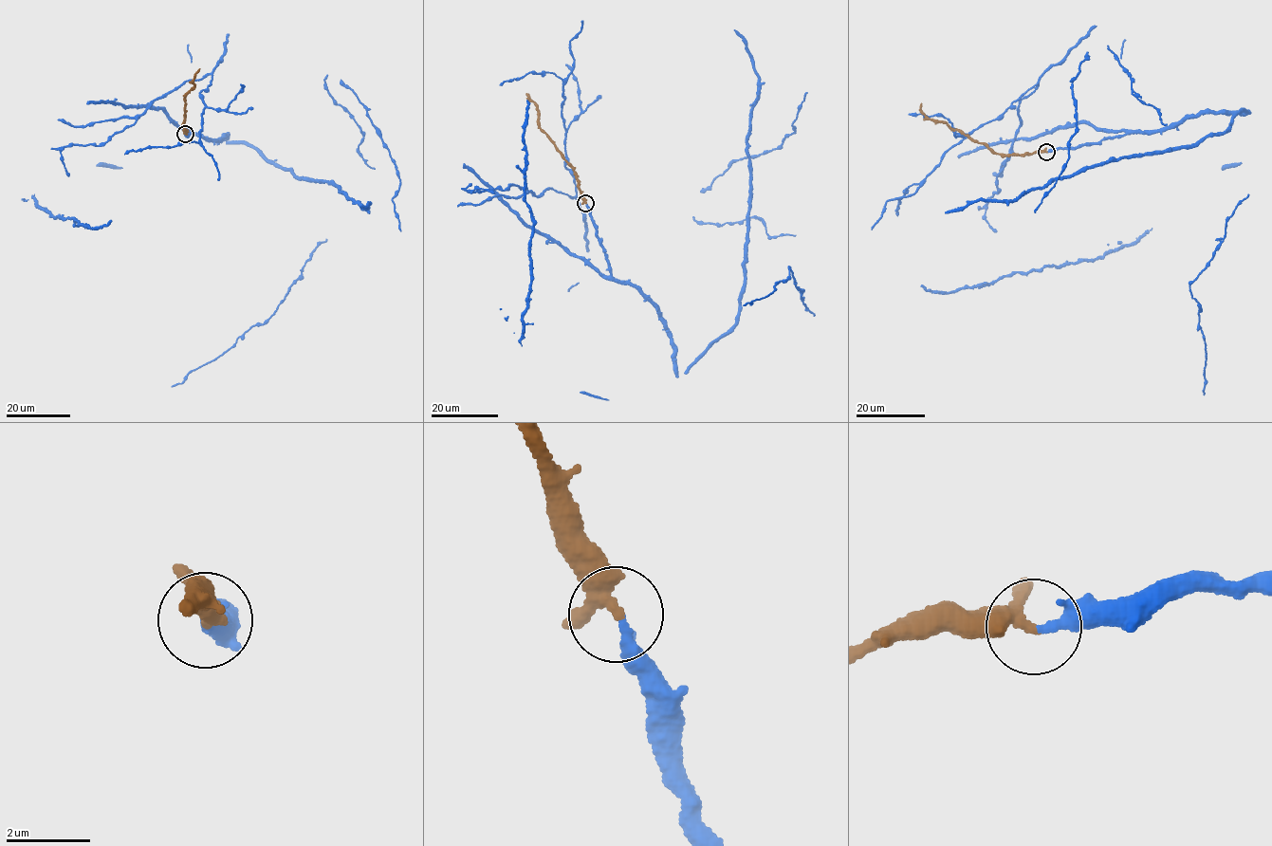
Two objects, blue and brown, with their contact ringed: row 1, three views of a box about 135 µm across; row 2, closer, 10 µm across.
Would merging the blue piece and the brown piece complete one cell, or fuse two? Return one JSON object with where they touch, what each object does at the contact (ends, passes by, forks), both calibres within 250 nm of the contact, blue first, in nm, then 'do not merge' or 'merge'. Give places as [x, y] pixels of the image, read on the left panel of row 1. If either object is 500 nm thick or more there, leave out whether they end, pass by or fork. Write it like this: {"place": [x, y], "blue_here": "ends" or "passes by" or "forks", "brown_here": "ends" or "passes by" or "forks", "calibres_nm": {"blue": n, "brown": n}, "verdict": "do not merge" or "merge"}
{"place": [185, 134], "blue_here": "passes by", "brown_here": "passes by", "calibres_nm": {"blue": 180, "brown": 280}, "verdict": "merge"}

